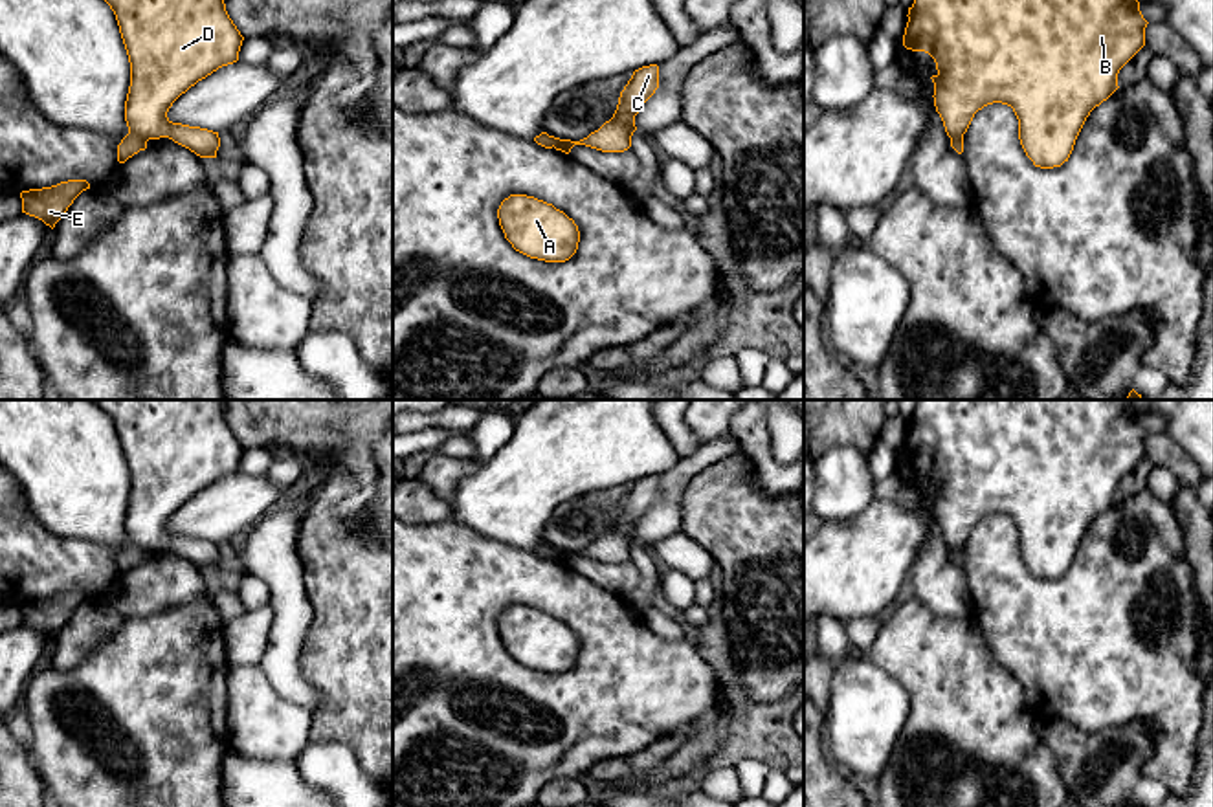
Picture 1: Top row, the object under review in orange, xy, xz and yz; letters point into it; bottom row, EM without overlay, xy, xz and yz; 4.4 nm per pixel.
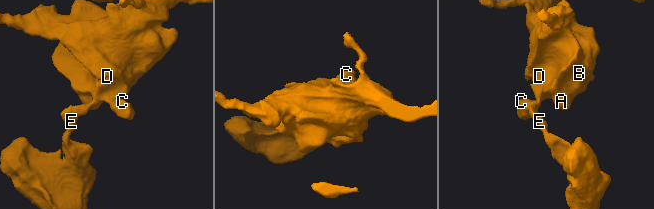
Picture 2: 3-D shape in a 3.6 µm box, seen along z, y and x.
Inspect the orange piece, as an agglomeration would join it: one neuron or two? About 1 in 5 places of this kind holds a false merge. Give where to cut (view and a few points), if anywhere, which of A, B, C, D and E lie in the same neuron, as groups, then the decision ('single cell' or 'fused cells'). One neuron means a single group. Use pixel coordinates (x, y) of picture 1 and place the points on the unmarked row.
cut in xy along (129, 541), (147, 551); A B C D / E; fused cells

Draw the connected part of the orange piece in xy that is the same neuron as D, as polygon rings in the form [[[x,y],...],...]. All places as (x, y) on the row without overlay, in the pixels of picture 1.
[[[92,400],[114,422],[119,444],[130,473],[130,497],[125,512],[125,532],[128,543],[141,550],[169,548],[200,569],[217,569],[220,558],[218,543],[172,534],[167,528],[172,514],[198,492],[222,477],[239,471],[244,448],[229,429],[224,415],[224,400]]]

